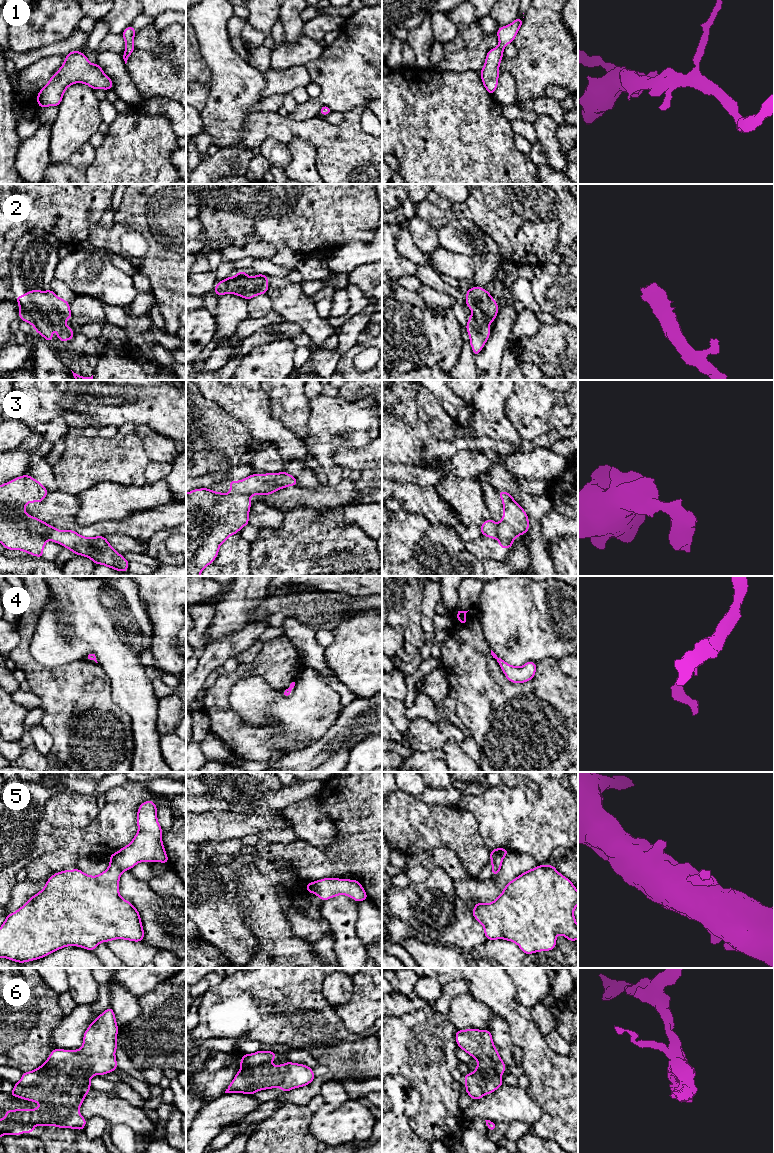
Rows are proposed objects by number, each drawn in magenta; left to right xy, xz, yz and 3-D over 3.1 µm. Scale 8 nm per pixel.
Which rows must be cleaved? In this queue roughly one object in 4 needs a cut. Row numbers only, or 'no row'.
3

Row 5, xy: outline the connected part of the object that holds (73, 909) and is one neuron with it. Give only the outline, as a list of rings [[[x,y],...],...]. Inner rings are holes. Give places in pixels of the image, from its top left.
[[[152,800],[143,802],[137,812],[138,832],[133,840],[118,852],[109,856],[109,867],[97,876],[90,876],[78,868],[65,870],[52,875],[46,882],[45,887],[32,896],[26,904],[17,911],[7,915],[0,927],[0,958],[24,963],[44,958],[61,948],[67,946],[78,946],[94,951],[101,942],[115,939],[124,939],[140,942],[144,939],[144,930],[137,909],[119,894],[119,879],[121,874],[133,868],[137,863],[161,862],[168,863],[169,860],[162,842],[162,829],[157,820],[157,806]]]

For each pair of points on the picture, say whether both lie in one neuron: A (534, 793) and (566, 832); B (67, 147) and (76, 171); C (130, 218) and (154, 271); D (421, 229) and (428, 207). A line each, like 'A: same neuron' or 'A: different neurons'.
A: different neurons
B: different neurons
C: same neuron
D: different neurons

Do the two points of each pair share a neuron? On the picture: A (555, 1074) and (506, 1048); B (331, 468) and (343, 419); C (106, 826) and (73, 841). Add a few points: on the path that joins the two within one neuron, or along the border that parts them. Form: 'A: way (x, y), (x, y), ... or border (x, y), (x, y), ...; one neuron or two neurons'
A: border (510, 1035), (511, 1041), (521, 1052), (519, 1065); two neurons
B: way (327, 456), (327, 435), (331, 431); one neuron
C: way (98, 834), (92, 840), (81, 841); one neuron

